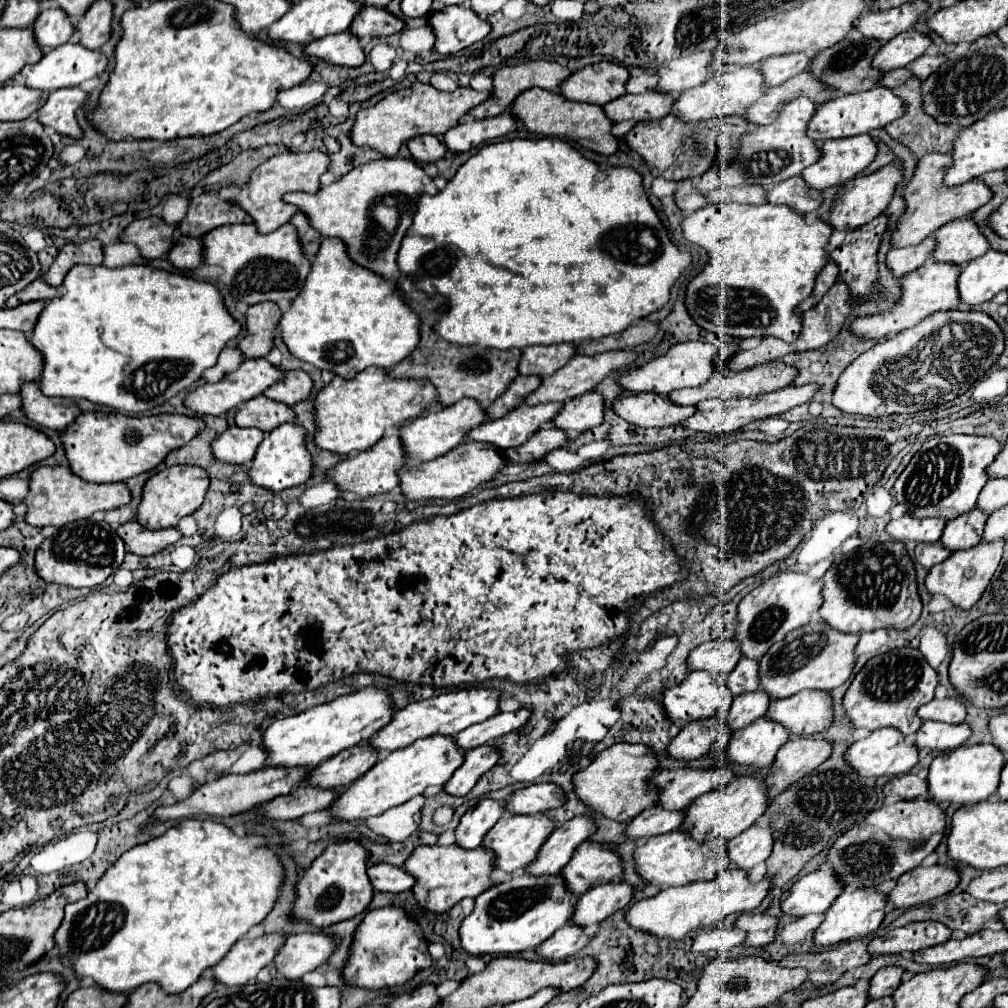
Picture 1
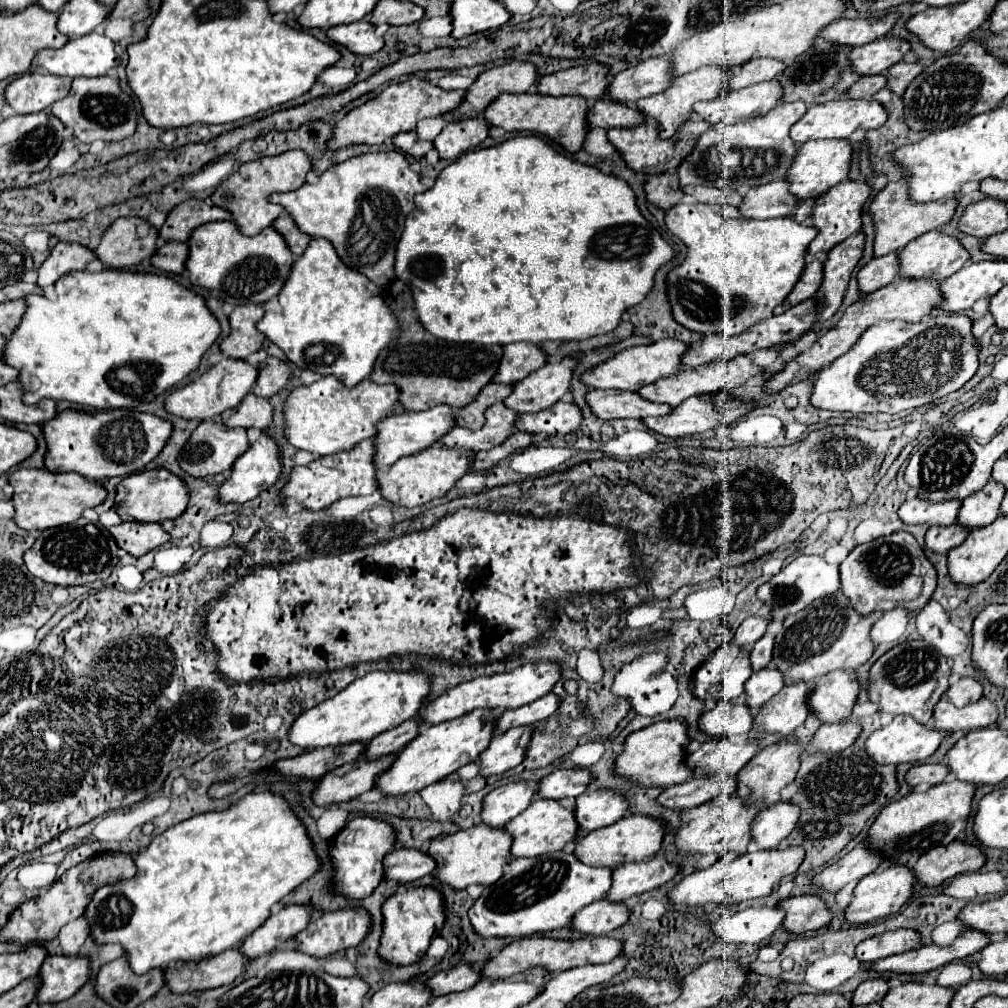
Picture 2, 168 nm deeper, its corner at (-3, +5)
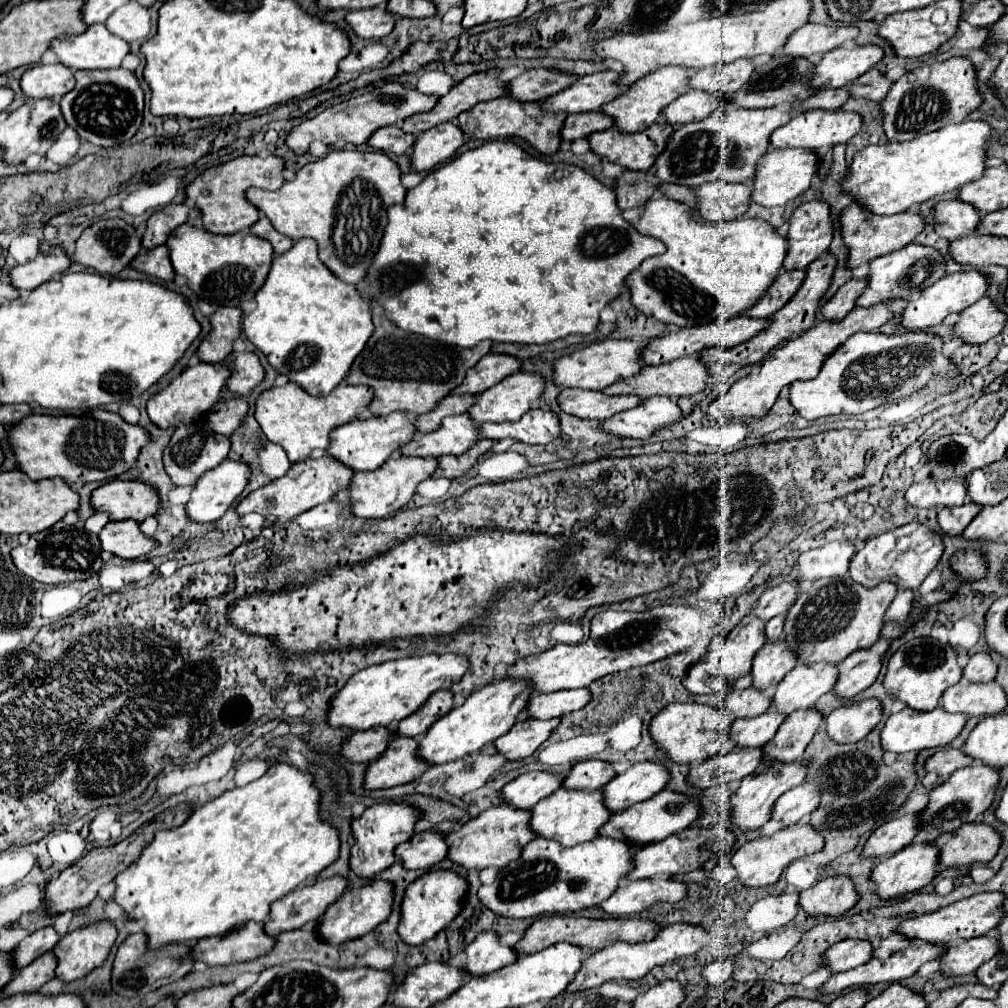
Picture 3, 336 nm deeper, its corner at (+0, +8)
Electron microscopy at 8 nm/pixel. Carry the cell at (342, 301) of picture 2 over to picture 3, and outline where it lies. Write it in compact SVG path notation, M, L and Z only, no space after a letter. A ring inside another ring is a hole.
M299 239L283 255L275 255L271 271L263 287L255 293L257 307L243 317L243 335L249 339L271 363L271 367L285 375L291 383L303 387L309 395L331 393L347 375L351 363L363 351L373 333L369 303L357 293L355 285L337 279L317 257L317 243L313 239Z

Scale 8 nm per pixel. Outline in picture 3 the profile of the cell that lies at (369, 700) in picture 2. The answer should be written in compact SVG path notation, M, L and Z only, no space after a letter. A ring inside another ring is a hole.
M457 653L441 655L413 655L405 659L385 661L357 671L347 685L333 697L329 709L329 723L333 727L371 729L377 725L395 727L401 719L415 713L435 691L449 689L469 669L469 659Z

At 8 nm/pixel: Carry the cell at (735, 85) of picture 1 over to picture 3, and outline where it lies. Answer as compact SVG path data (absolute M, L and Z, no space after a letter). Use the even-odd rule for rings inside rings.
M675 65L661 67L659 71L651 71L651 75L645 75L637 83L629 85L623 91L623 95L605 103L599 111L613 119L613 125L617 127L617 131L637 133L637 131L647 129L651 123L655 123L657 117L661 115L663 107L667 107L673 99L677 99L679 95L683 95L687 91L689 91L689 71L685 67L675 67Z

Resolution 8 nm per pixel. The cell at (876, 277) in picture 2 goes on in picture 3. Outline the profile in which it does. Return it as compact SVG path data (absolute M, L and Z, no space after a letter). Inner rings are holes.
M851 279L817 313L823 317L823 321L841 321L855 307L855 299L863 289L865 289L863 279Z

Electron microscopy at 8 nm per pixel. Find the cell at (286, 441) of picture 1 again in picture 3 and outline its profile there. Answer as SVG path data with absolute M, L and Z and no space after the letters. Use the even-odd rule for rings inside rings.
M225 459L219 467L203 473L185 505L185 513L195 523L217 521L241 495L249 481L249 465Z

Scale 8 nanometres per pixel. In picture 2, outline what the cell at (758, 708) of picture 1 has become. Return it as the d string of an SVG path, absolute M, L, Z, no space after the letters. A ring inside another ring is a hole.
M764 668L756 674L752 674L746 680L744 692L746 692L746 704L750 706L750 710L758 710L760 706L764 706L772 696L776 696L780 692L780 688L784 688L782 682L782 674L778 670L772 668Z

